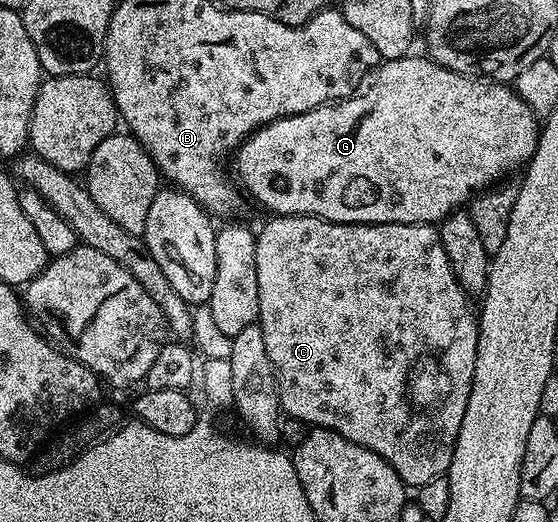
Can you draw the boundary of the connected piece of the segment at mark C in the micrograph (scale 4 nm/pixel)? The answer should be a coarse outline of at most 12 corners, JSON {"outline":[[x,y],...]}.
{"outline":[[280,214],[282,413],[447,473],[479,323],[434,225]]}

